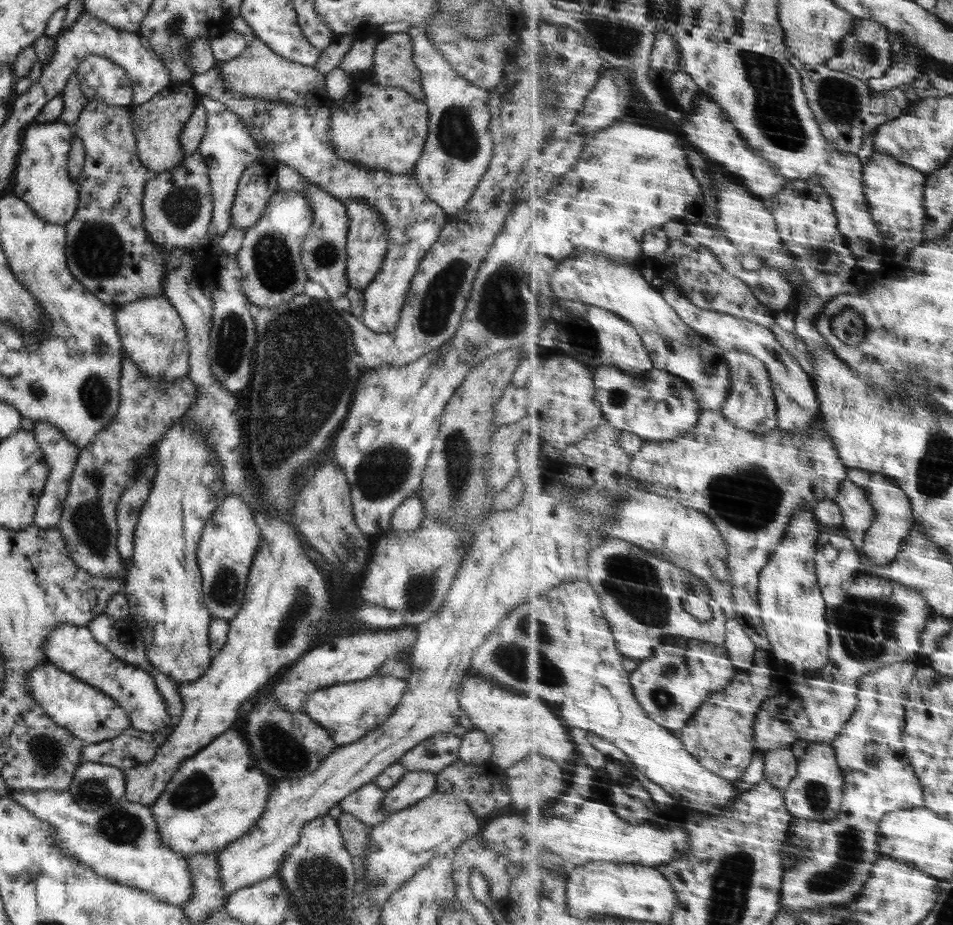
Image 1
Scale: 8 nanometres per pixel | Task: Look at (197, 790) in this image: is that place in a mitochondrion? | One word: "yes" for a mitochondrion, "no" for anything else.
yes

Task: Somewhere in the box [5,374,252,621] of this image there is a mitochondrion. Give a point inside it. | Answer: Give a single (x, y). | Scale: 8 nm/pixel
(88, 520)

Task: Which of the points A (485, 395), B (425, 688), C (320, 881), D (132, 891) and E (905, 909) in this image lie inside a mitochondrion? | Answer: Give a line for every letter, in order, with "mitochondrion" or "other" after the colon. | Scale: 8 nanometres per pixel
A: other
B: other
C: mitochondrion
D: other
E: other

